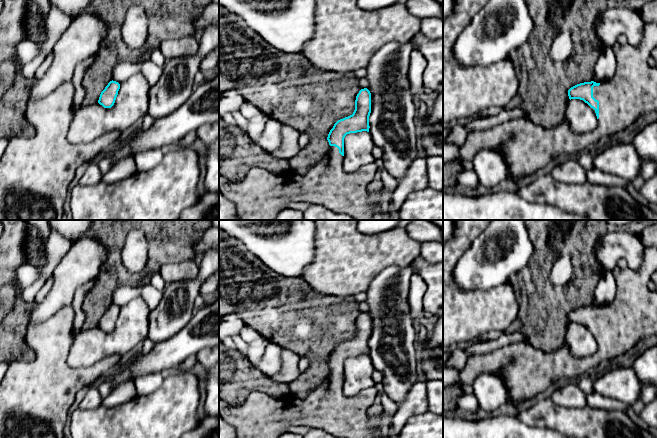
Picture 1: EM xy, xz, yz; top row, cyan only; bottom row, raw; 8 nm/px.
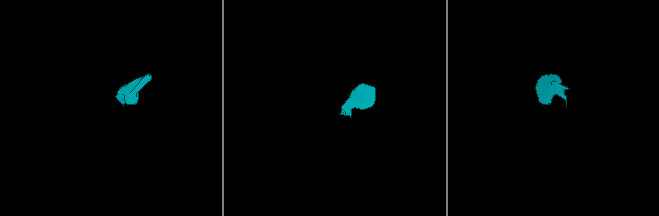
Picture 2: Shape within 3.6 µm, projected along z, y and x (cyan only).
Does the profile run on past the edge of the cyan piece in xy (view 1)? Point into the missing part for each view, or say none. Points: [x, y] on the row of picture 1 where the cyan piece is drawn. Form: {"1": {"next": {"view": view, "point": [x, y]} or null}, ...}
{"1": {"next": null}}

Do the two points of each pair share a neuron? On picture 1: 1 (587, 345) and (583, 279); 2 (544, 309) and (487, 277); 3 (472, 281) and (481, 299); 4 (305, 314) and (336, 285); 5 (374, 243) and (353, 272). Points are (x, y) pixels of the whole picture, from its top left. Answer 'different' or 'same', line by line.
1: different
2: different
3: different
4: different
5: same

